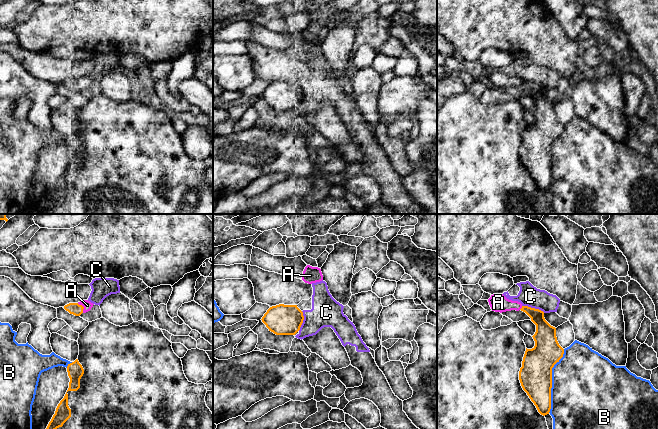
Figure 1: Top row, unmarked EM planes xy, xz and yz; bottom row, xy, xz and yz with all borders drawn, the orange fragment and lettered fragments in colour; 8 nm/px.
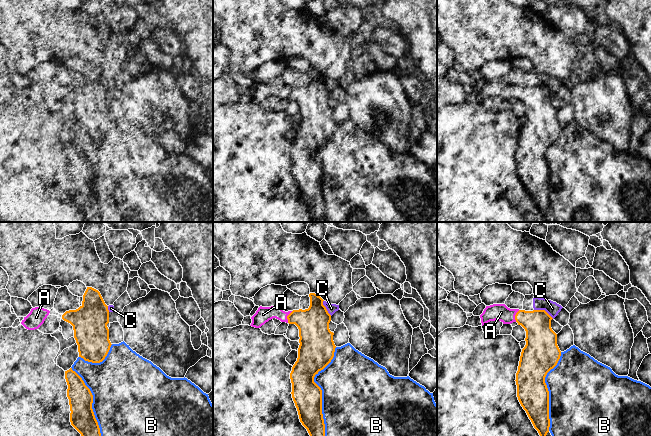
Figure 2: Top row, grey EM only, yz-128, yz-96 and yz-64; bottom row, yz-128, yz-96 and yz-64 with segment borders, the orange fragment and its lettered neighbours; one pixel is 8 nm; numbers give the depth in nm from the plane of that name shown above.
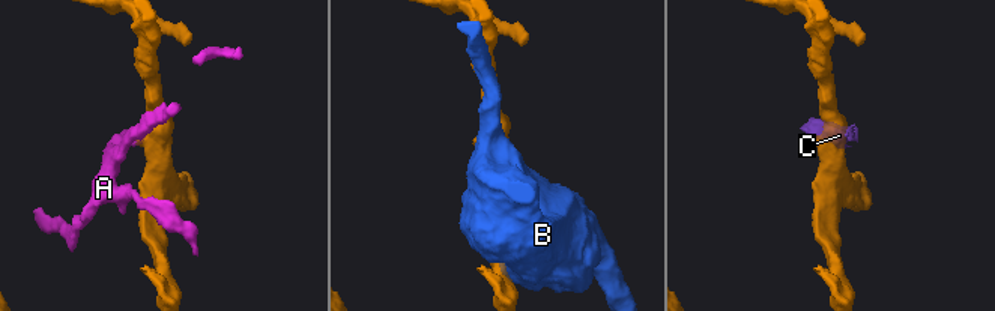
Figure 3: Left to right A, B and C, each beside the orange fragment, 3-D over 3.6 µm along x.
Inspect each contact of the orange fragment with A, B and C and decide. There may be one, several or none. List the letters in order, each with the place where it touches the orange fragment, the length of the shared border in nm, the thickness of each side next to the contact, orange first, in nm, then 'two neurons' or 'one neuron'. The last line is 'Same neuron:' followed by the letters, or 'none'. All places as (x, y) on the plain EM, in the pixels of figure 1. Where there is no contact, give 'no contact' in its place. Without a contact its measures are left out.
A: meets orange in xy at (83, 83); contact 90 nm long; 100 nm thick on the orange side, 70 nm on the other; one neuron
B: meets orange in yz at (551, 157); contact 550 nm long; 260 nm thick on the orange side, 500 nm on the other; two neurons
C: meets orange in yz at (533, 84); contact 190 nm long; 180 nm thick on the orange side, 170 nm on the other; two neurons
Same neuron: A

